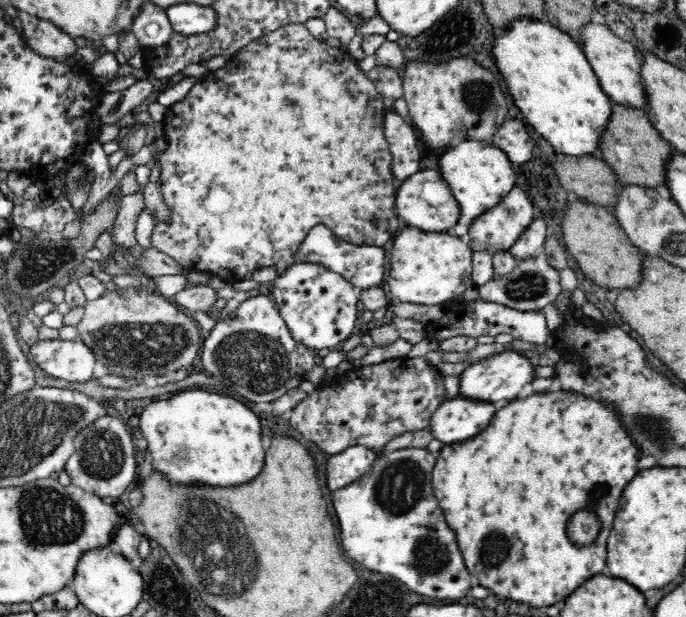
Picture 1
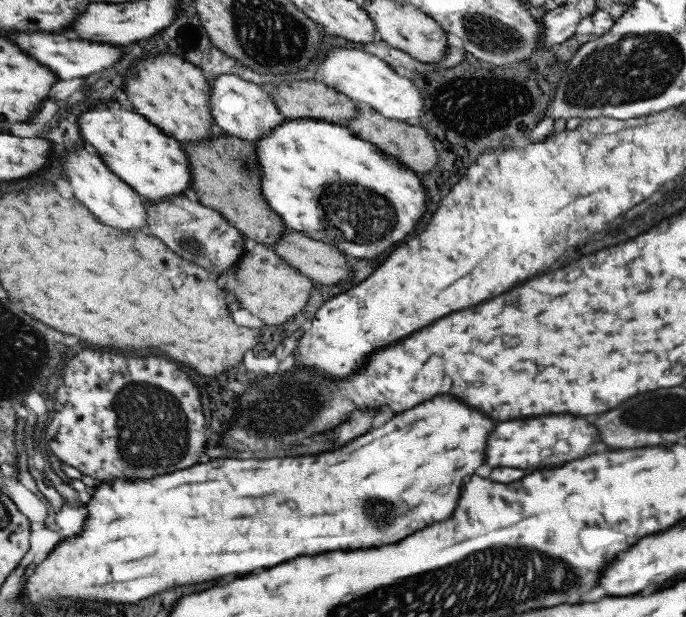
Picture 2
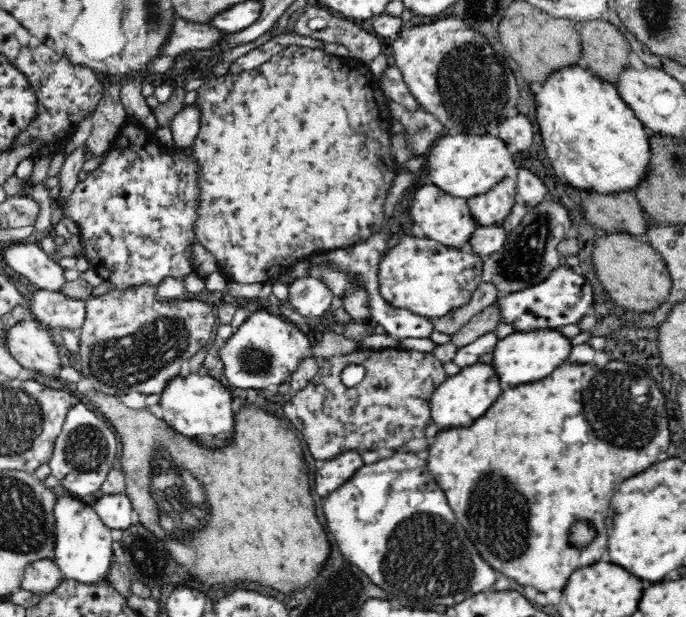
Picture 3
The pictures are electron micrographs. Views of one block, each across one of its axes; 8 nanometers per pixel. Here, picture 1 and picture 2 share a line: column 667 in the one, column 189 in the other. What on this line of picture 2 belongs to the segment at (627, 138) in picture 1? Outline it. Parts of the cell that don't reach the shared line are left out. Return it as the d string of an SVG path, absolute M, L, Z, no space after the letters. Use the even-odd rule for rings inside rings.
M216 128L199 142L188 142L183 146L192 168L191 188L196 191L200 203L222 213L243 234L248 244L274 246L287 226L262 196L262 168L256 158L255 143L226 135Z

